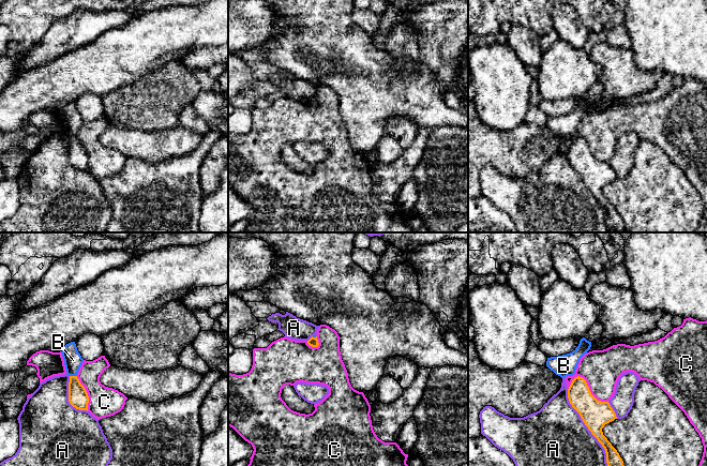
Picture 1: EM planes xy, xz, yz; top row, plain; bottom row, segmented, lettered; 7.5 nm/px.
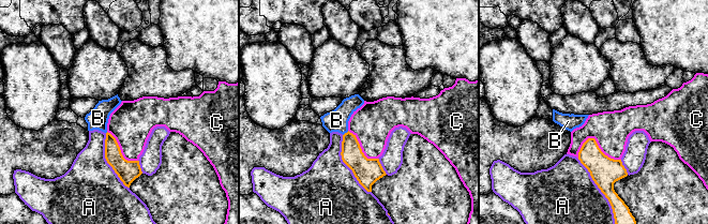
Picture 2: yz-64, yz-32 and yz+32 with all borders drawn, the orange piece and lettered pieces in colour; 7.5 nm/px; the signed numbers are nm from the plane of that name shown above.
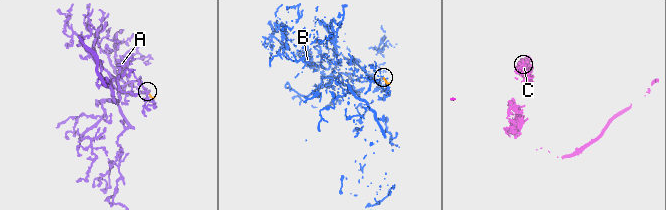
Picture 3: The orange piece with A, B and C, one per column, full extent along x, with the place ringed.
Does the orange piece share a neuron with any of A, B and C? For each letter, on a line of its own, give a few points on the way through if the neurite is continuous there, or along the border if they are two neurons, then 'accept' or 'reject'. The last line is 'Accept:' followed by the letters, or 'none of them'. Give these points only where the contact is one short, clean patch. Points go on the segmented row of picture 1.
A: reject
B: border xy (70, 375), (76, 376); reject
C: reject
Accept: none of them

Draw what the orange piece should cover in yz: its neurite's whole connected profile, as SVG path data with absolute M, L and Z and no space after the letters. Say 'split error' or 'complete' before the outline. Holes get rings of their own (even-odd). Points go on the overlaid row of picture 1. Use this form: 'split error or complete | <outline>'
complete | M580 376L572 380L568 389L568 399L585 425L604 448L607 466L625 466L619 453L602 432L605 424L617 419L610 403L598 401L591 394L586 380Z

